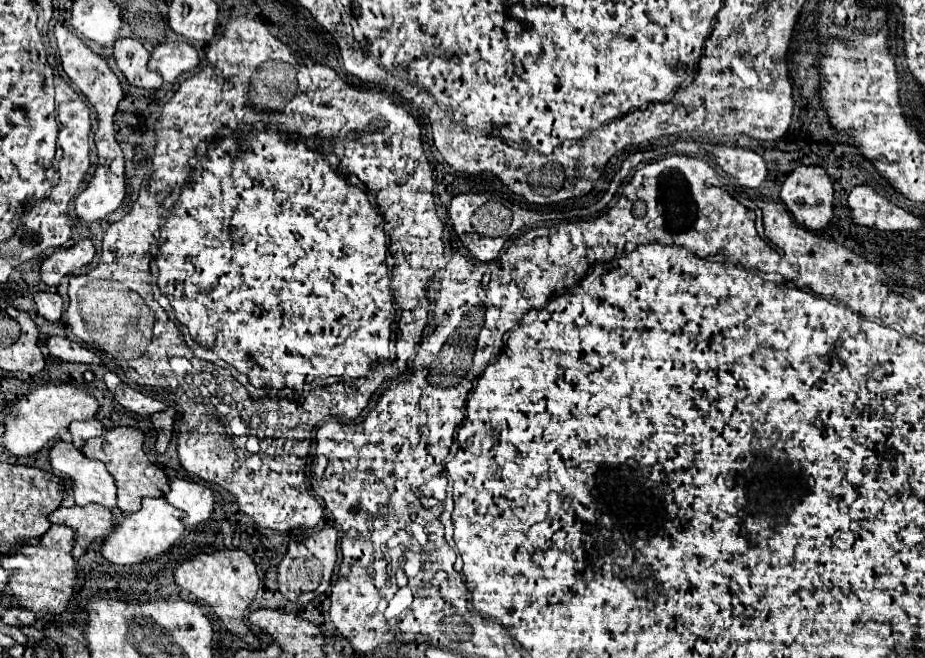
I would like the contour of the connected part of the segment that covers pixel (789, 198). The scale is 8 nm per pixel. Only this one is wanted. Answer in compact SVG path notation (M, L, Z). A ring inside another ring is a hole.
M821 166L795 168L787 176L779 196L787 204L789 212L795 216L795 220L809 230L823 230L833 222L833 182Z

